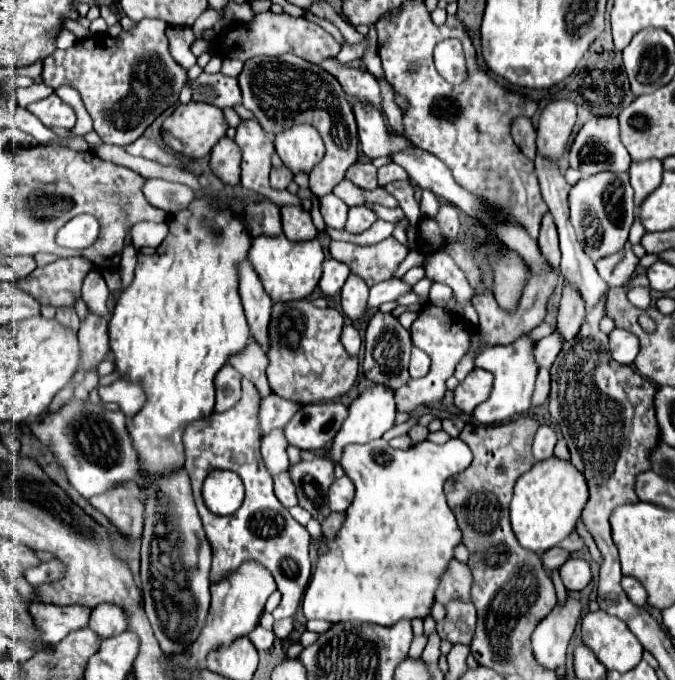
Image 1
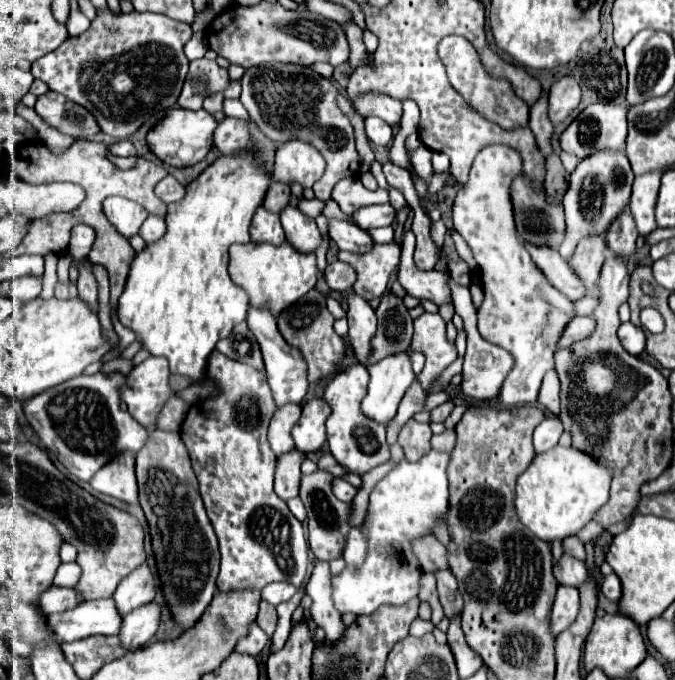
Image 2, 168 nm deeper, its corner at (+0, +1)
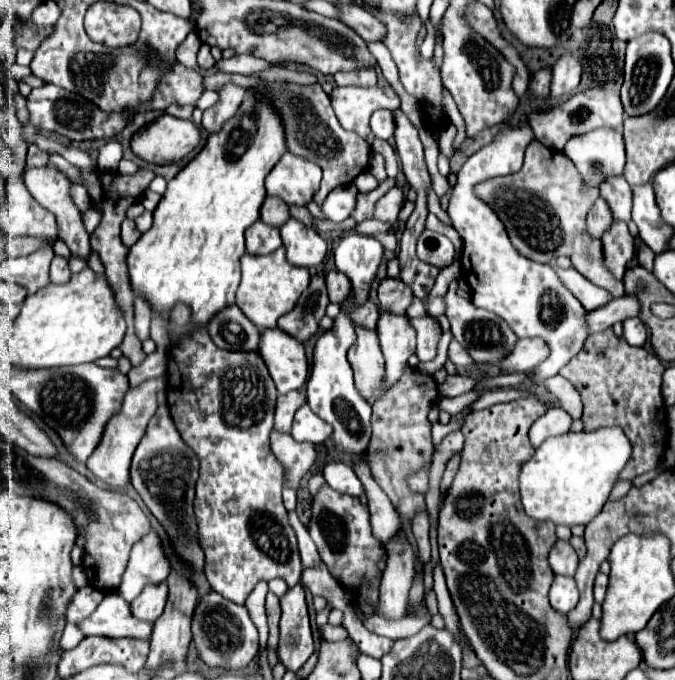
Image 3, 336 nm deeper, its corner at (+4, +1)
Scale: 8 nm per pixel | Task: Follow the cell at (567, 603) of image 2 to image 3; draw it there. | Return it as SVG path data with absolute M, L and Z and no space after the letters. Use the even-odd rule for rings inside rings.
M556 575L554 577L554 583L550 587L550 605L566 615L568 611L572 611L578 603L578 589L576 589L576 583L572 577L562 577L562 575Z

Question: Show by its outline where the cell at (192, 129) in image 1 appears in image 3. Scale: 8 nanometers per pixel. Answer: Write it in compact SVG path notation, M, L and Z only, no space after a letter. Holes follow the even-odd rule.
M160 115L132 137L132 151L150 163L166 165L184 159L200 143L200 129L190 119Z

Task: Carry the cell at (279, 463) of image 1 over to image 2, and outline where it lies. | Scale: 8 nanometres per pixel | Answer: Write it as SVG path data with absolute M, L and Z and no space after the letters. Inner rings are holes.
M286 403L276 409L276 413L270 421L270 429L268 429L268 441L276 455L282 455L284 451L294 449L290 431L296 425L296 421L300 419L300 411L302 411L302 407L296 403Z

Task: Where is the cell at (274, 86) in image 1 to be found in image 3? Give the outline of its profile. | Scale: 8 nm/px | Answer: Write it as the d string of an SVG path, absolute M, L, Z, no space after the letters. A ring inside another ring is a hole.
M260 81L258 85L246 89L256 99L268 99L268 105L274 105L274 111L278 111L282 119L282 127L286 133L286 145L300 145L300 153L306 155L310 161L318 163L324 171L320 189L314 195L314 201L322 205L324 197L338 185L352 183L356 175L360 175L368 167L370 159L370 147L364 139L360 139L356 133L344 131L332 111L330 97L322 91L320 85L298 85L298 83L286 83L286 81L274 81L268 85L266 81Z

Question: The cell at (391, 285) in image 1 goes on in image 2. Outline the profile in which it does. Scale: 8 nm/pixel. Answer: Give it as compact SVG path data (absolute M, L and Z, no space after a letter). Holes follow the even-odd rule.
M408 229L404 233L404 241L402 241L402 261L400 261L400 269L396 273L398 281L408 291L408 295L434 301L438 307L444 303L452 303L448 271L420 271L420 269L416 269L413 259L415 246L415 236Z

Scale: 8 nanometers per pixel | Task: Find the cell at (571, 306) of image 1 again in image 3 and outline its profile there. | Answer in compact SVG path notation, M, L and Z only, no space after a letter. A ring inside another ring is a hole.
M596 199L596 203L592 205L592 209L588 213L586 225L588 225L588 233L594 239L602 239L604 231L608 231L608 227L612 225L612 213L604 199Z

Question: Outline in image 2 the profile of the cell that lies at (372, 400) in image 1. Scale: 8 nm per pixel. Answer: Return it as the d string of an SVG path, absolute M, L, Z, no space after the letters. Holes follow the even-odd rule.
M402 351L398 355L388 355L378 363L368 367L370 385L368 395L364 397L362 411L376 419L378 423L388 423L398 409L400 399L404 397L410 383L416 379L412 371L410 353Z

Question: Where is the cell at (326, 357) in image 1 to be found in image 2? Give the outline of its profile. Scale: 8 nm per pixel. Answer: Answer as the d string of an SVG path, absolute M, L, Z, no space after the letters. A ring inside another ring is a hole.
M312 289L302 299L298 299L294 305L290 305L286 311L278 315L278 329L282 337L296 349L302 351L306 363L308 363L308 381L318 381L322 377L328 377L338 371L338 363L344 357L346 345L344 339L336 335L334 331L334 317L326 309L326 295Z

